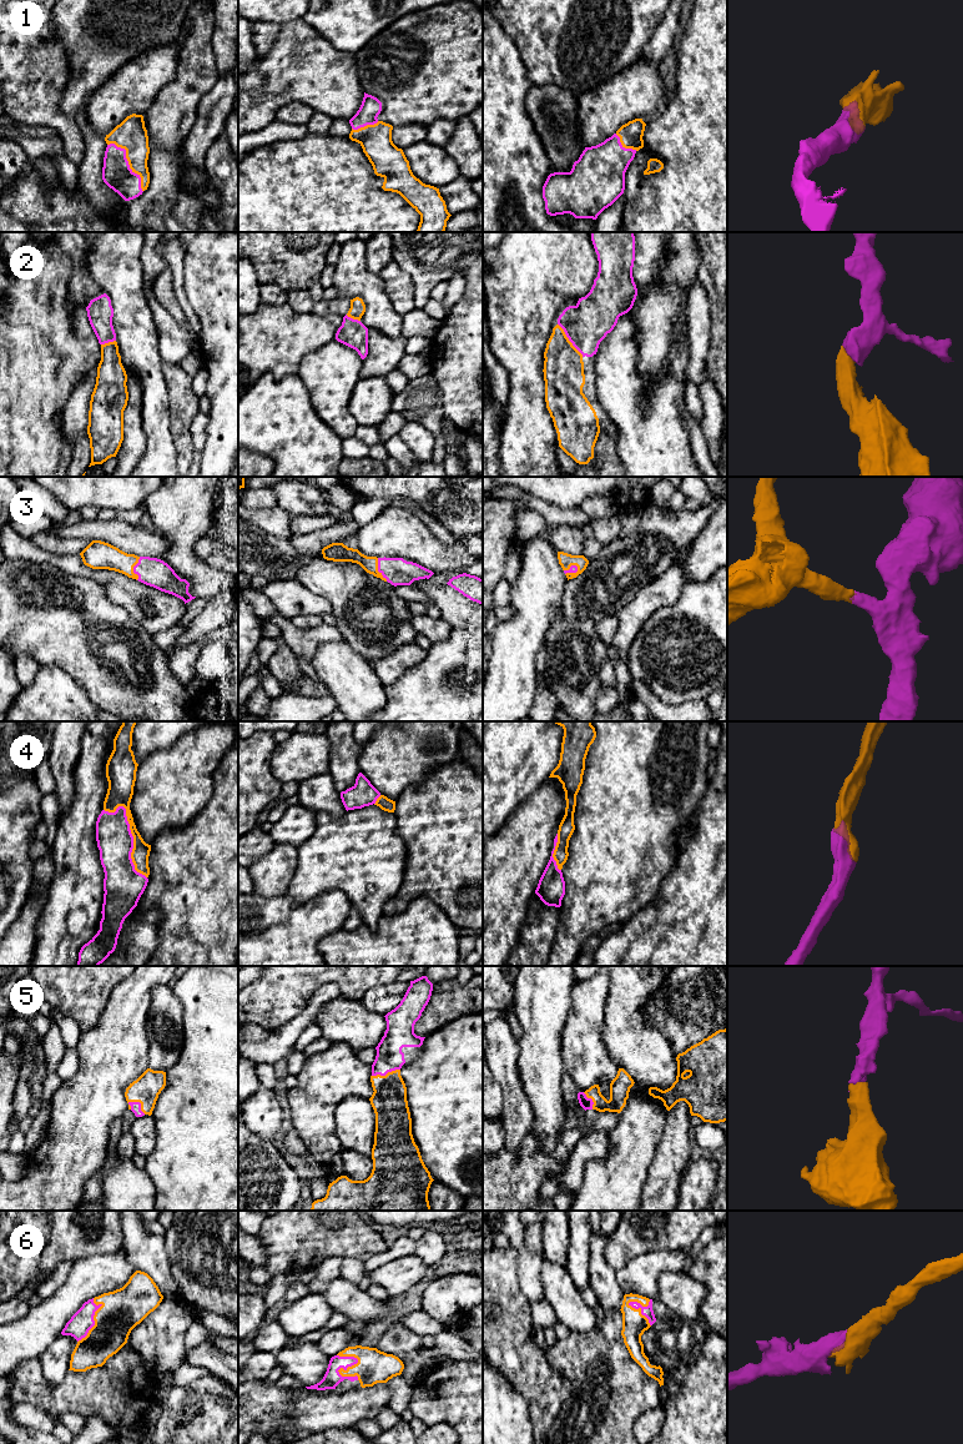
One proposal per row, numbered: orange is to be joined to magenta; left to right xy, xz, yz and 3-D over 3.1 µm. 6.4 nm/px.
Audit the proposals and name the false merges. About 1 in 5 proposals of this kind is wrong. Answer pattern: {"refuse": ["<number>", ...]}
{"refuse": []}

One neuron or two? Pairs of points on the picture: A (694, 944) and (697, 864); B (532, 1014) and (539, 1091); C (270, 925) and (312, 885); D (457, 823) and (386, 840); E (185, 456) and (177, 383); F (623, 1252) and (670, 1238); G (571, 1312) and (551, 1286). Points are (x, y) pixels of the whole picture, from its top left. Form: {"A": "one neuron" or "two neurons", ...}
{"A": "one neuron", "B": "one neuron", "C": "two neurons", "D": "two neurons", "E": "one neuron", "F": "one neuron", "G": "one neuron"}

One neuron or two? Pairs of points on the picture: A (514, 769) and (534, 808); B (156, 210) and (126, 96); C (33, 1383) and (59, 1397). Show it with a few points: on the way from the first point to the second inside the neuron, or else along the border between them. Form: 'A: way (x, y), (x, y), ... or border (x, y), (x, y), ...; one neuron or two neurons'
A: border (549, 778), (508, 816); two neurons
B: border (160, 91), (142, 115); two neurons
C: way (39, 1389), (46, 1397), (53, 1397); one neuron

